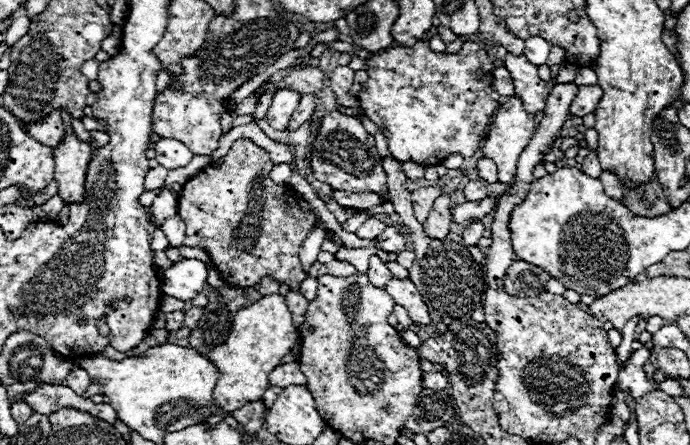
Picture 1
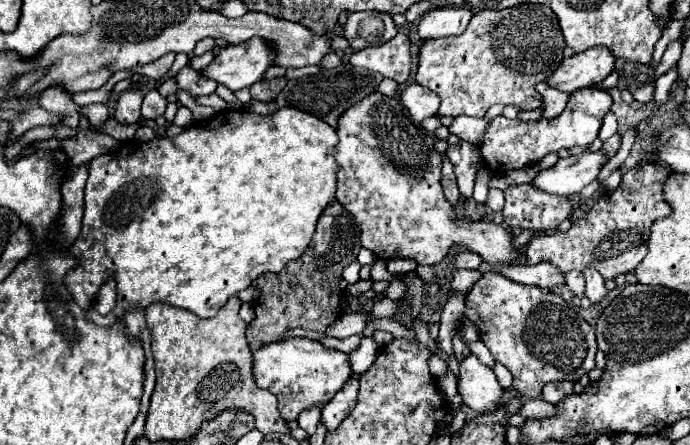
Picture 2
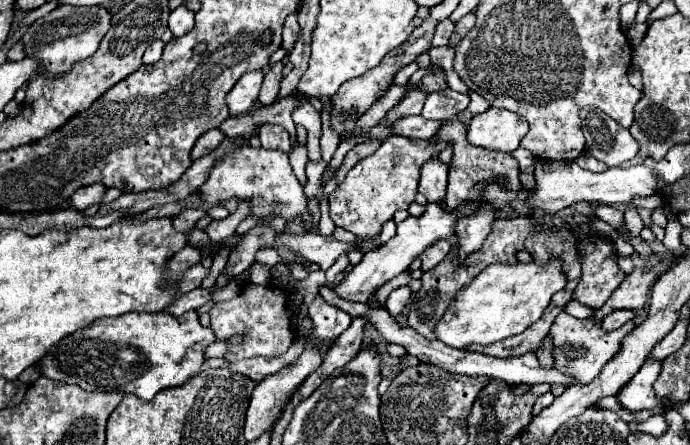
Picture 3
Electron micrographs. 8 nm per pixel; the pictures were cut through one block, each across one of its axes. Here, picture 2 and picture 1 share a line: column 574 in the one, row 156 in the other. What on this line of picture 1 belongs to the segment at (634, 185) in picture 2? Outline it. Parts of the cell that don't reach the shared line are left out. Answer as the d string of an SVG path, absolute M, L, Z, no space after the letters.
M236 140L228 154L220 158L220 164L210 164L196 176L192 176L178 194L178 216L186 224L184 244L202 248L220 272L220 278L232 286L256 286L260 278L268 276L280 284L286 284L290 290L300 290L300 284L308 276L304 274L304 270L298 270L298 250L312 226L318 224L318 218L316 212L312 212L310 216L310 210L300 208L292 188L288 192L288 188L280 188L270 180L272 167L272 160L266 150L258 148L252 140Z

